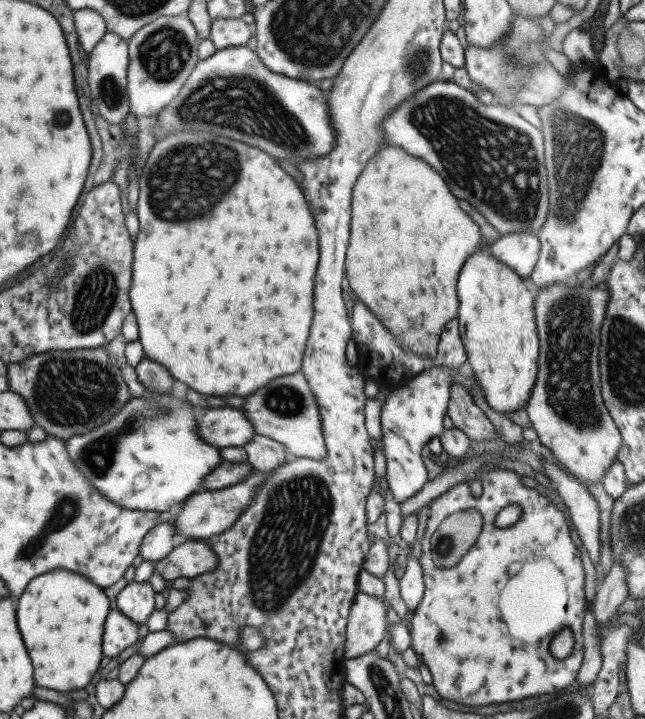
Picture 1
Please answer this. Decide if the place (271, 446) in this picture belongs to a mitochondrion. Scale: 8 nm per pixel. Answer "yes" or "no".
no

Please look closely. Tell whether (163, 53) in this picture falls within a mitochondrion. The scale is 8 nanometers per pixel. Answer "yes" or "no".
yes

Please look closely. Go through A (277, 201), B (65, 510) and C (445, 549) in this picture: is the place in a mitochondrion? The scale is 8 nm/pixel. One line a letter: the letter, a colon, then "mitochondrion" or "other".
A: other
B: mitochondrion
C: mitochondrion

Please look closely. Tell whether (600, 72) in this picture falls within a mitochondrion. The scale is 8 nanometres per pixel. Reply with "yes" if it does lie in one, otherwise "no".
no

